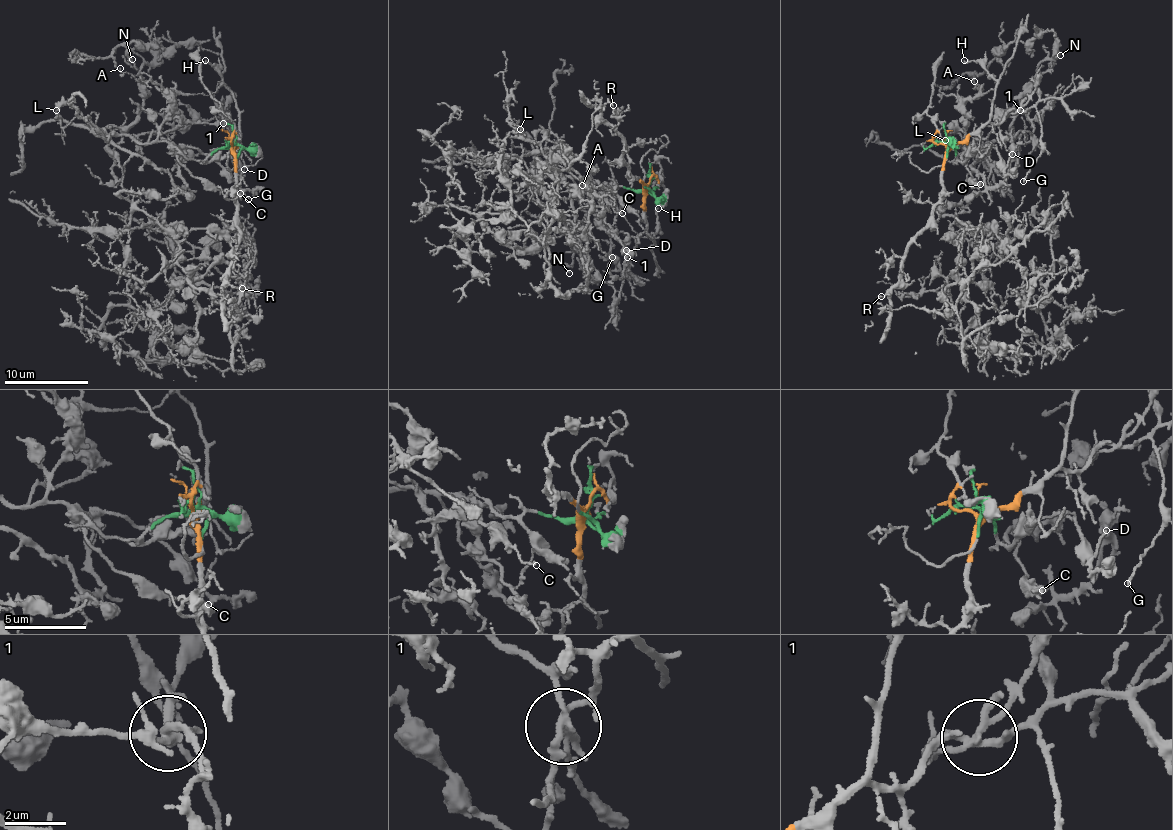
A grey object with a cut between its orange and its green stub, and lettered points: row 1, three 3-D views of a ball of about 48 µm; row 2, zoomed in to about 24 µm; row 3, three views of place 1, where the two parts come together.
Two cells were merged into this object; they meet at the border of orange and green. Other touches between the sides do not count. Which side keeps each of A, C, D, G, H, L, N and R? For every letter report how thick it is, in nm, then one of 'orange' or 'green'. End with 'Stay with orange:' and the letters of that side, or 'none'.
A: 80 nm | green
C: 140 nm | green
D: 130 nm | green
G: 150 nm | orange
H: 160 nm | orange
L: 240 nm | green
N: 150 nm | green
R: 150 nm | orange
Stay with orange: G, H, R

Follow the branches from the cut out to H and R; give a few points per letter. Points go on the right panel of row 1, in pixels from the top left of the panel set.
H: (947, 145), (975, 134), (991, 119), (995, 80), (974, 61), (964, 59)
R: (947, 145), (943, 200), (934, 206), (933, 224), (917, 236), (893, 288), (881, 296)

